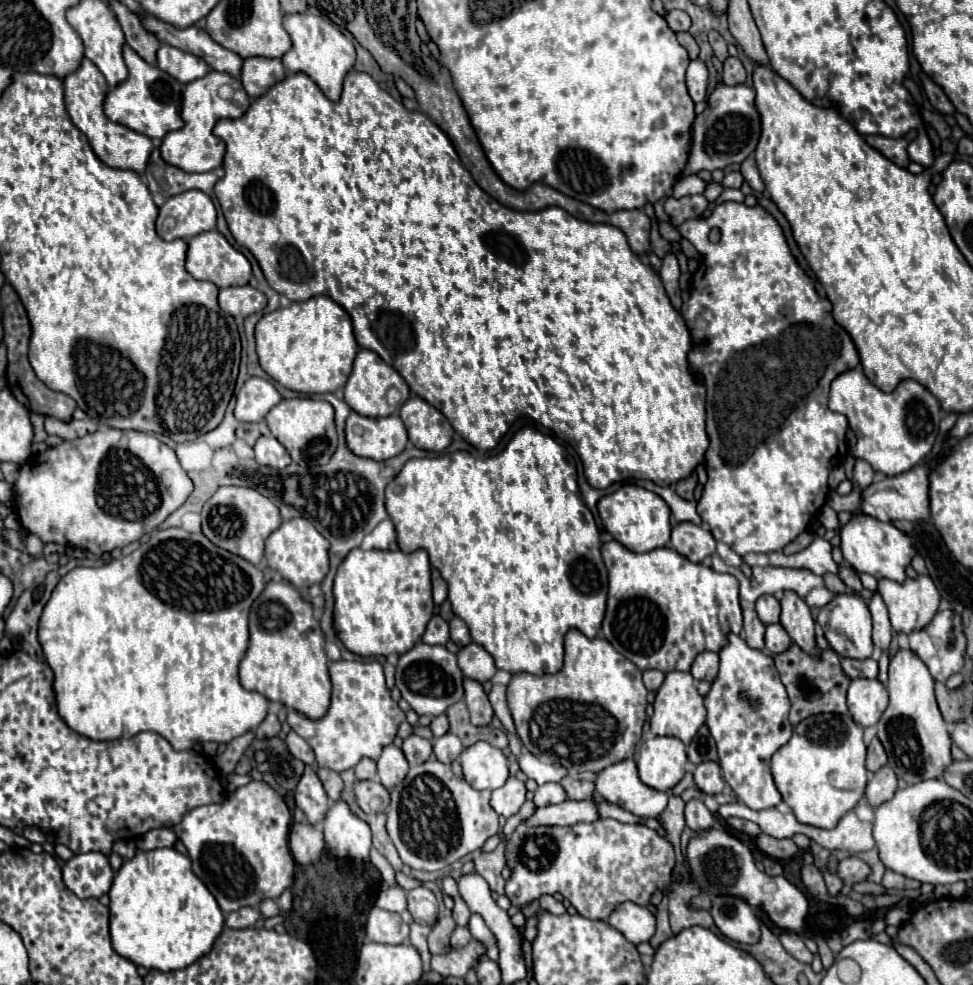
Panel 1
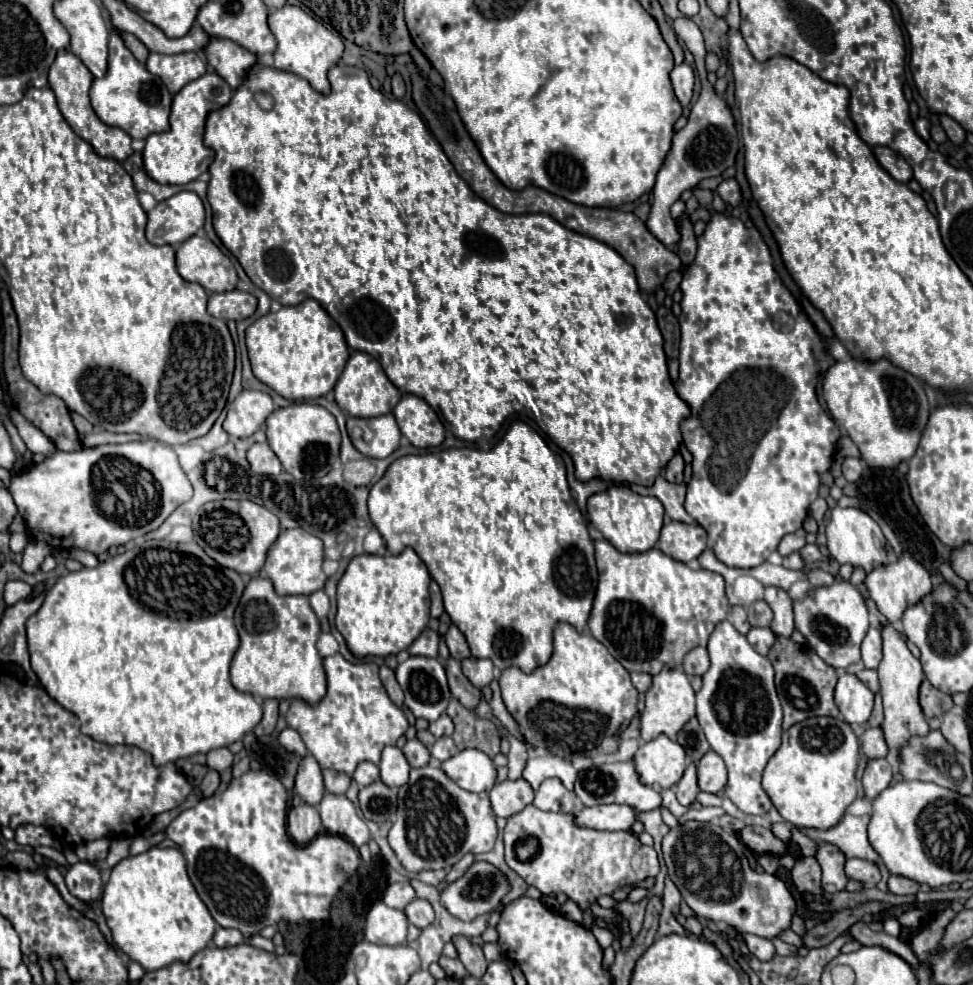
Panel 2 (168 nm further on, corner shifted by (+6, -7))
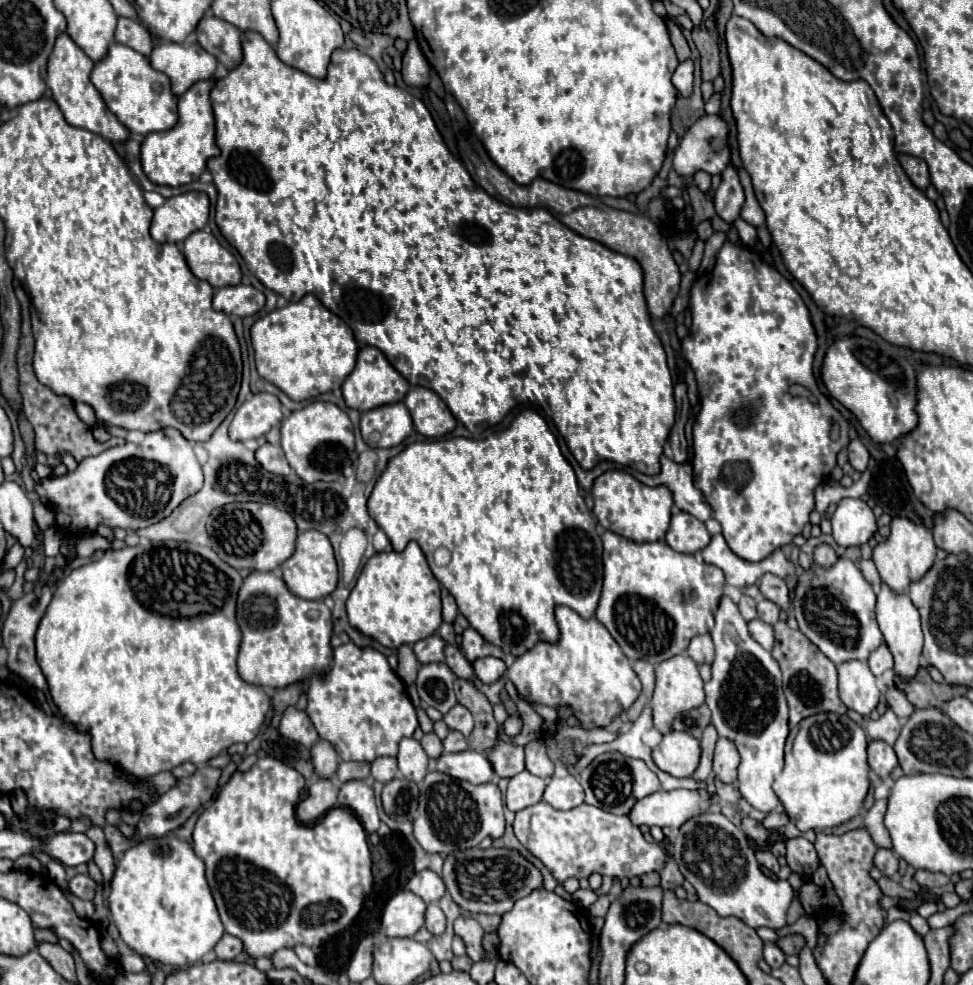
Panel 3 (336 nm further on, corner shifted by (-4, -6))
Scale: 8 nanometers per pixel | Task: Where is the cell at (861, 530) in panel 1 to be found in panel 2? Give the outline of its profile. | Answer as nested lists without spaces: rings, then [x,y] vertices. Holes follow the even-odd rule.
[[[836,505],[832,509],[830,523],[826,525],[826,537],[828,537],[828,551],[840,565],[850,563],[852,567],[862,567],[866,573],[870,573],[874,571],[874,567],[886,565],[890,561],[886,551],[886,537],[880,531],[880,525],[860,509],[852,507],[842,509]]]

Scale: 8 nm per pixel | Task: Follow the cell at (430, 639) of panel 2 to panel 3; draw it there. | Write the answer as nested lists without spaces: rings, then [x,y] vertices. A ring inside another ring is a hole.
[[[428,636],[424,640],[418,640],[412,648],[420,664],[430,662],[444,662],[444,640],[440,636]]]

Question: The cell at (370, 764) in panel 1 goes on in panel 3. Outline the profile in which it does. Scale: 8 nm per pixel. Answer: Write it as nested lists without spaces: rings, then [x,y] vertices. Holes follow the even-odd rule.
[[[376,758],[372,762],[372,778],[378,782],[390,782],[398,776],[396,758]]]

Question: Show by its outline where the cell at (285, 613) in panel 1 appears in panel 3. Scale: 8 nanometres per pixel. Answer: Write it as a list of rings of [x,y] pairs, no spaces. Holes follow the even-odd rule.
[[[250,572],[244,578],[236,600],[236,620],[242,630],[238,674],[244,682],[268,686],[268,688],[284,688],[304,680],[304,676],[326,672],[332,662],[332,646],[330,646],[332,614],[328,606],[324,602],[312,602],[294,596],[278,572]],[[310,610],[316,610],[318,618],[310,618],[308,616]]]

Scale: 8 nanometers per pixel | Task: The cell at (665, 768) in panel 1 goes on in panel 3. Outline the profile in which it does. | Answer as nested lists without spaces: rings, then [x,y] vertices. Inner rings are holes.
[[[668,732],[654,748],[656,766],[676,778],[692,776],[700,762],[700,742],[684,732]]]

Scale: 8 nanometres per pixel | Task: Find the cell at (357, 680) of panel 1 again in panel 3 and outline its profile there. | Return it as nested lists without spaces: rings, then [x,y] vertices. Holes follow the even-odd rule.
[[[354,642],[334,648],[332,666],[322,674],[312,676],[308,688],[306,714],[316,726],[320,738],[328,740],[342,760],[356,760],[356,762],[372,762],[380,756],[396,756],[398,742],[406,736],[412,736],[414,730],[418,728],[416,710],[408,698],[406,686],[398,678],[398,674],[388,666],[386,656],[370,646],[360,648]]]

